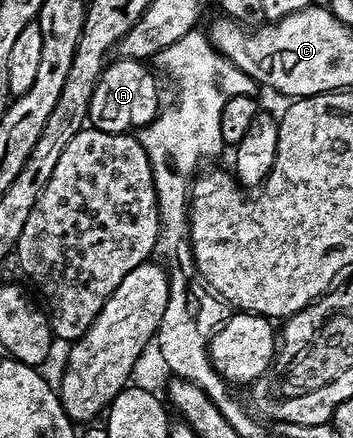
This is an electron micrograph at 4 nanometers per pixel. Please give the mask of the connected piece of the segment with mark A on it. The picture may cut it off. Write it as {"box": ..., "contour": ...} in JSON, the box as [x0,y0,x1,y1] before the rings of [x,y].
{"box":[91,58,162,135],"contour":[[[113,58],[101,73],[98,85],[94,87],[91,126],[106,133],[123,135],[145,127],[151,119],[155,119],[162,102],[160,103],[160,91],[156,88],[156,79],[151,70],[153,68],[147,62],[138,59]]]}

